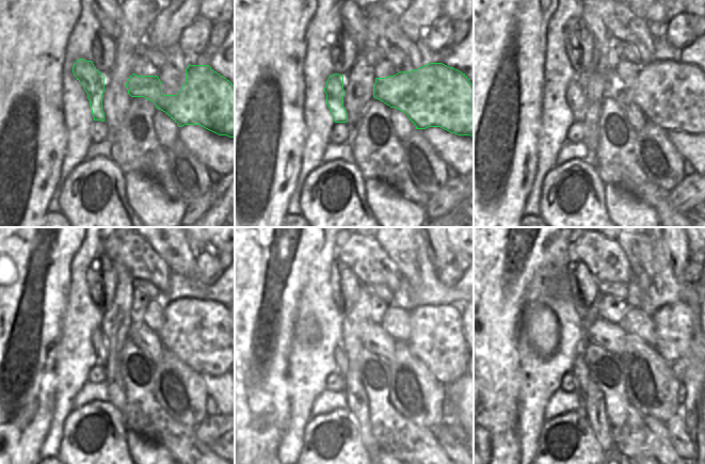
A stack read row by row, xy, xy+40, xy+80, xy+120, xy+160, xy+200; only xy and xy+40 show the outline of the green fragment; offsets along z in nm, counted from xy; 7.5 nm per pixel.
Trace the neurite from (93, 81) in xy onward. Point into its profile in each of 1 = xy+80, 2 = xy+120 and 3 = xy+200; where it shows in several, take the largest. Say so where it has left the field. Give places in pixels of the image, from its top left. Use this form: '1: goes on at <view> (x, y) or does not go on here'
1: goes on at xy+80 (575, 95)
2: goes on at xy+120 (98, 341)
3: goes on at xy+200 (579, 358)

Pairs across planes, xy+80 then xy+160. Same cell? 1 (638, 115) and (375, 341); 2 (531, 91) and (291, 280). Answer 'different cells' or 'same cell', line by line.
1: same cell
2: same cell

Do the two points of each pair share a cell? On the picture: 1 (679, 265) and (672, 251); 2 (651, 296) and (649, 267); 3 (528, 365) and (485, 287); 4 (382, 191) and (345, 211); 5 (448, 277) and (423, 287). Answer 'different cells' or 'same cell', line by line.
1: same cell
2: same cell
3: different cells
4: different cells
5: different cells

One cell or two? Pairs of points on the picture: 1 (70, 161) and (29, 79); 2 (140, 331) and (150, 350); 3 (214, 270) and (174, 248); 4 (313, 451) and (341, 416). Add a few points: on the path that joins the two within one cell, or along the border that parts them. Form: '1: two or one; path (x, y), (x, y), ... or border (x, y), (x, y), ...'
1: two; border (65, 126), (65, 153), (59, 176)
2: one; path (141, 335), (150, 346)
3: two; border (195, 257), (195, 277), (206, 284)
4: one; path (322, 446), (336, 432), (336, 426)

